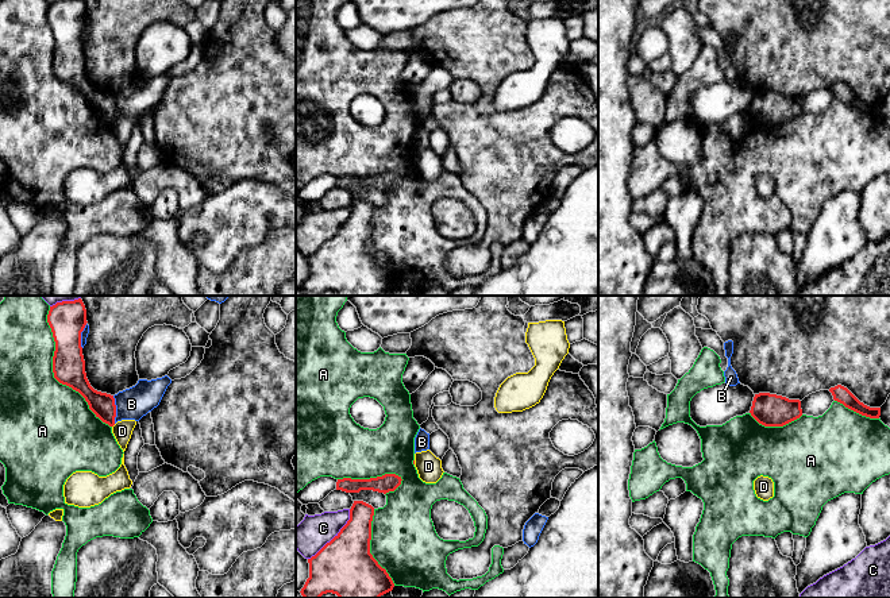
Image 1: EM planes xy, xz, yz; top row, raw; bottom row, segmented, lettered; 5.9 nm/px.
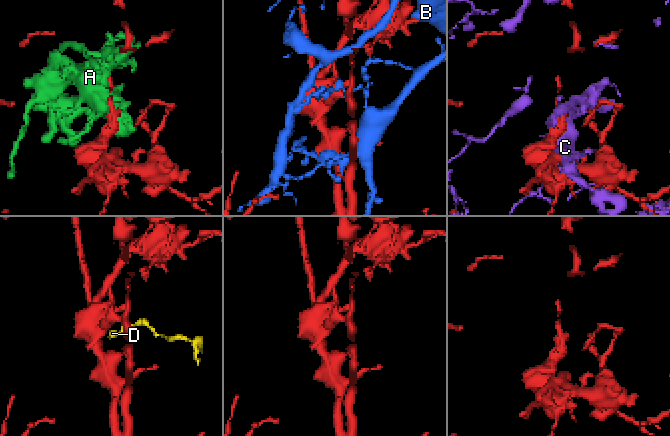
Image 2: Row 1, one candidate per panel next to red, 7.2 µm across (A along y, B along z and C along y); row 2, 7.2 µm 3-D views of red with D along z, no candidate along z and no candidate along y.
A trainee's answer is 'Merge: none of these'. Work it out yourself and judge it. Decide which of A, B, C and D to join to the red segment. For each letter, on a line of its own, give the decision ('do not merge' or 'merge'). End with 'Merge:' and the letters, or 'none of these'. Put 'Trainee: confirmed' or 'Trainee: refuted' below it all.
A: do not merge
B: do not merge
C: do not merge
D: do not merge
Merge: none of these
Trainee: confirmed

